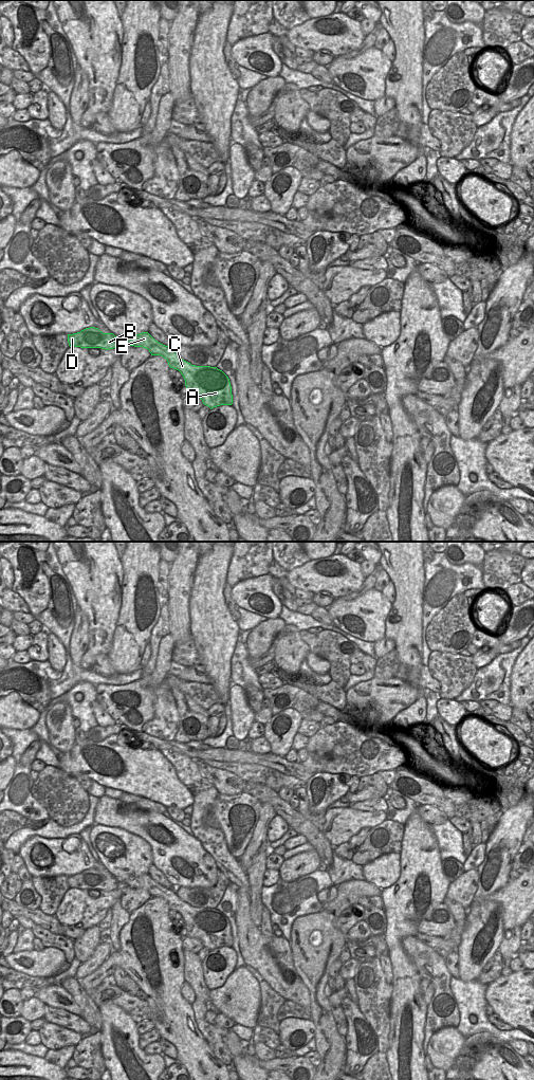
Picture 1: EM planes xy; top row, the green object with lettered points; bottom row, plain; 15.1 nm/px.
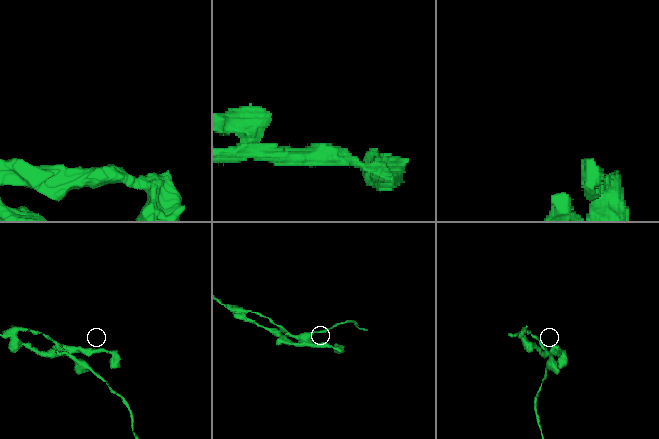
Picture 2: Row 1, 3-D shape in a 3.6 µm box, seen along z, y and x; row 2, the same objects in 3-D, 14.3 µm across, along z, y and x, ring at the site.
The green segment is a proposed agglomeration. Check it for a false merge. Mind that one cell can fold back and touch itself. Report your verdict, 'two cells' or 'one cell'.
two cells

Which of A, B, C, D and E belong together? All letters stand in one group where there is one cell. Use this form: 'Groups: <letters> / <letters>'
Groups: A C E / B D

